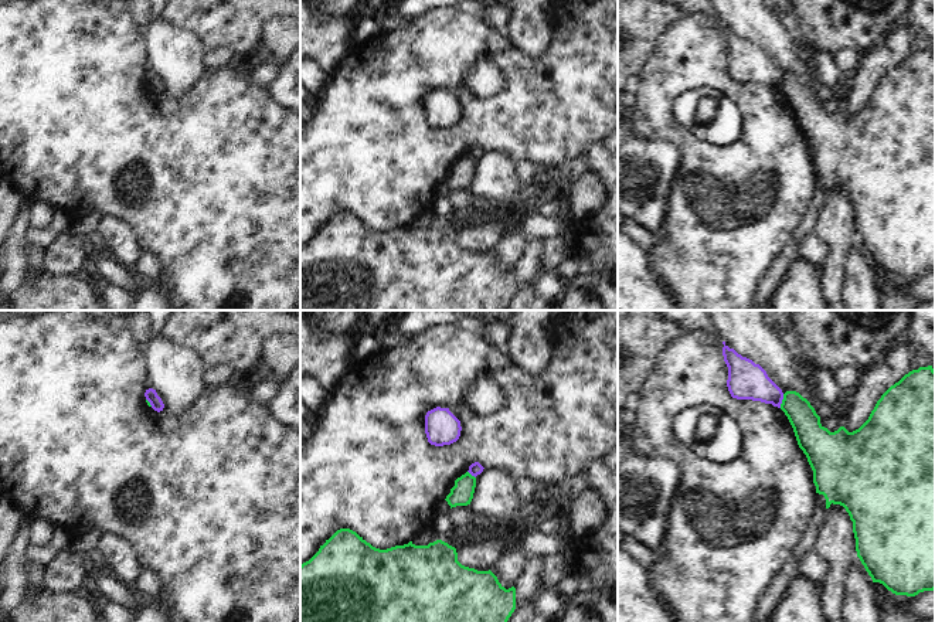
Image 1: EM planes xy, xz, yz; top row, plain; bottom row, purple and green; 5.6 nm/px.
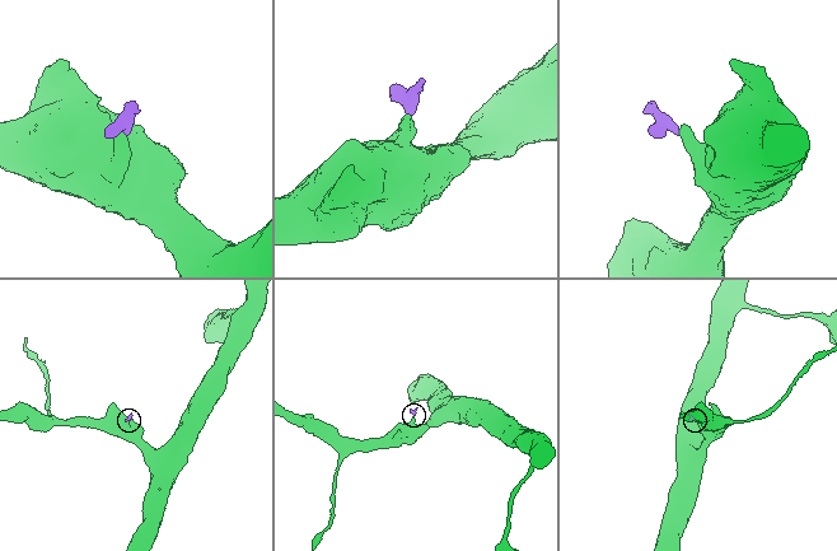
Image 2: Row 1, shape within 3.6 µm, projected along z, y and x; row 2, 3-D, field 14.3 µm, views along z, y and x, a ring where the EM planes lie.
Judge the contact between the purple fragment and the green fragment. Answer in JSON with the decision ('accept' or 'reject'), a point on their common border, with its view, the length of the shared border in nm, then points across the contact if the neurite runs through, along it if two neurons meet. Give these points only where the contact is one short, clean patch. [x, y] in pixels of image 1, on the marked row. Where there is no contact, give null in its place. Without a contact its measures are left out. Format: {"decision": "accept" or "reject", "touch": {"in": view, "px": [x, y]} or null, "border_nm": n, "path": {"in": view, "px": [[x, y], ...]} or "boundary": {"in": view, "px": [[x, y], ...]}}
{"decision": "reject", "touch": {"in": "yz", "px": [781, 401]}, "border_nm": 80, "boundary": {"in": "yz", "px": [[784, 394], [779, 407]]}}

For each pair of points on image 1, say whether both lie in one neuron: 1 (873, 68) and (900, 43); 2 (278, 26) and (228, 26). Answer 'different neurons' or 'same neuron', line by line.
1: same neuron
2: different neurons

